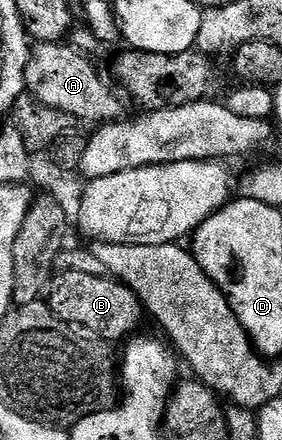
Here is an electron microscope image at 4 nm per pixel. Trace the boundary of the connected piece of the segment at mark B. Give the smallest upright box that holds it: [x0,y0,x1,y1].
[50,273,146,342]

